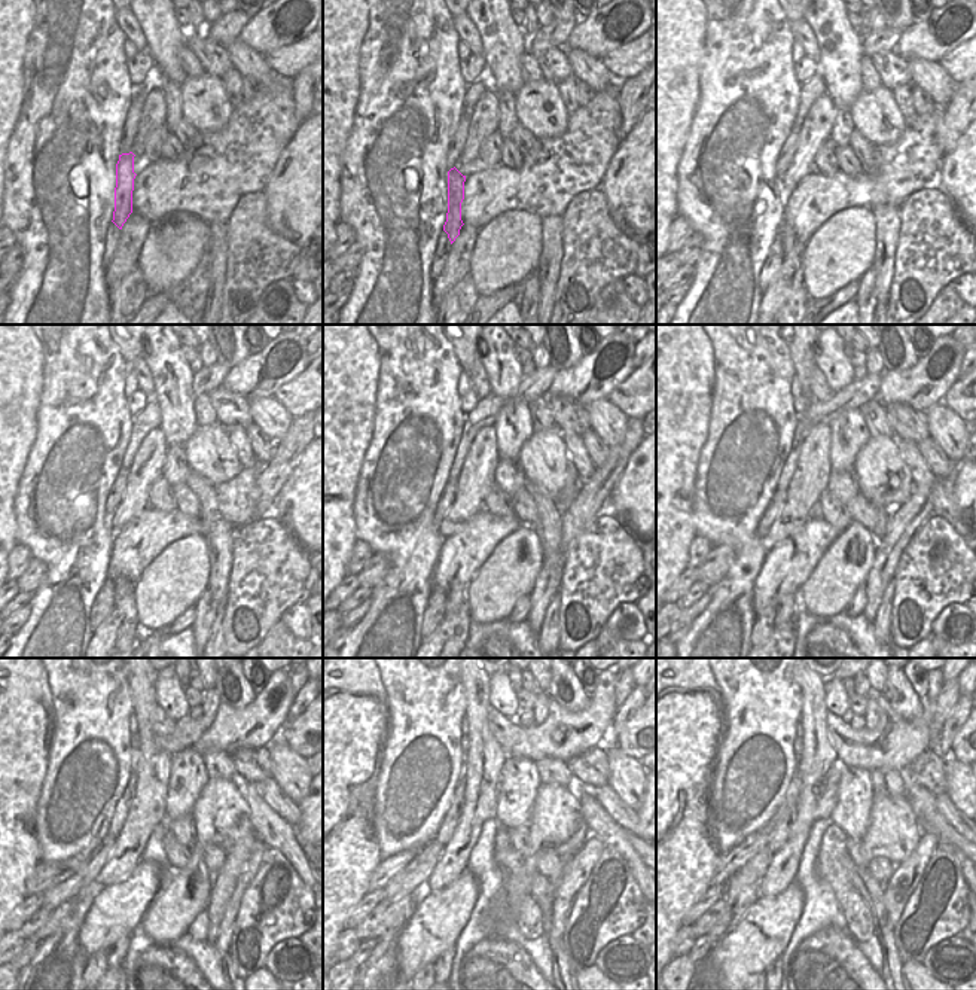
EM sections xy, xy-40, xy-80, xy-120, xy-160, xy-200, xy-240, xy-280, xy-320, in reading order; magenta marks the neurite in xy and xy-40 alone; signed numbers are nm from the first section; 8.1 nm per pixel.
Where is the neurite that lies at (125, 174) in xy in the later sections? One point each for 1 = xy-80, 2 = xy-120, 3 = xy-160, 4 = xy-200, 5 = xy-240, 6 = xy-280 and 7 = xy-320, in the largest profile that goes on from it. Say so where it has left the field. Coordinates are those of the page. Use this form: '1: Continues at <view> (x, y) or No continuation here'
1: Continues at xy-80 (786, 232)
2: Continues at xy-120 (122, 585)
3: Continues at xy-160 (456, 597)
4: Continues at xy-200 (786, 605)
5: Continues at xy-240 (116, 953)
6: Continues at xy-280 (445, 960)
7: Continues at xy-320 (778, 960)

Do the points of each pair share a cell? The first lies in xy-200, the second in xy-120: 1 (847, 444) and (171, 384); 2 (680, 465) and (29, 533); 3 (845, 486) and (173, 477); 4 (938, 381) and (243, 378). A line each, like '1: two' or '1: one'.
1: one
2: two
3: one
4: one

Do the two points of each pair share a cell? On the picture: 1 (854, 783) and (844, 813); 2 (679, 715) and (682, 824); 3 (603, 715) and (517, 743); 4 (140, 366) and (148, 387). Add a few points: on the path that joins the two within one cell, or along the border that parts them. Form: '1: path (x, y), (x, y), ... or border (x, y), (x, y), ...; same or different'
1: path (854, 791), (851, 806); same
2: path (676, 742), (676, 797); same
3: path (582, 724), (566, 725), (551, 740), (537, 742); same
4: path (142, 371), (146, 383); same

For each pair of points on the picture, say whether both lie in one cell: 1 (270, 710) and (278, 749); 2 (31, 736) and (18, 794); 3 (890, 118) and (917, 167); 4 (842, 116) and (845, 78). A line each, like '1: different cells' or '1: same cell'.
1: different cells
2: same cell
3: different cells
4: different cells

